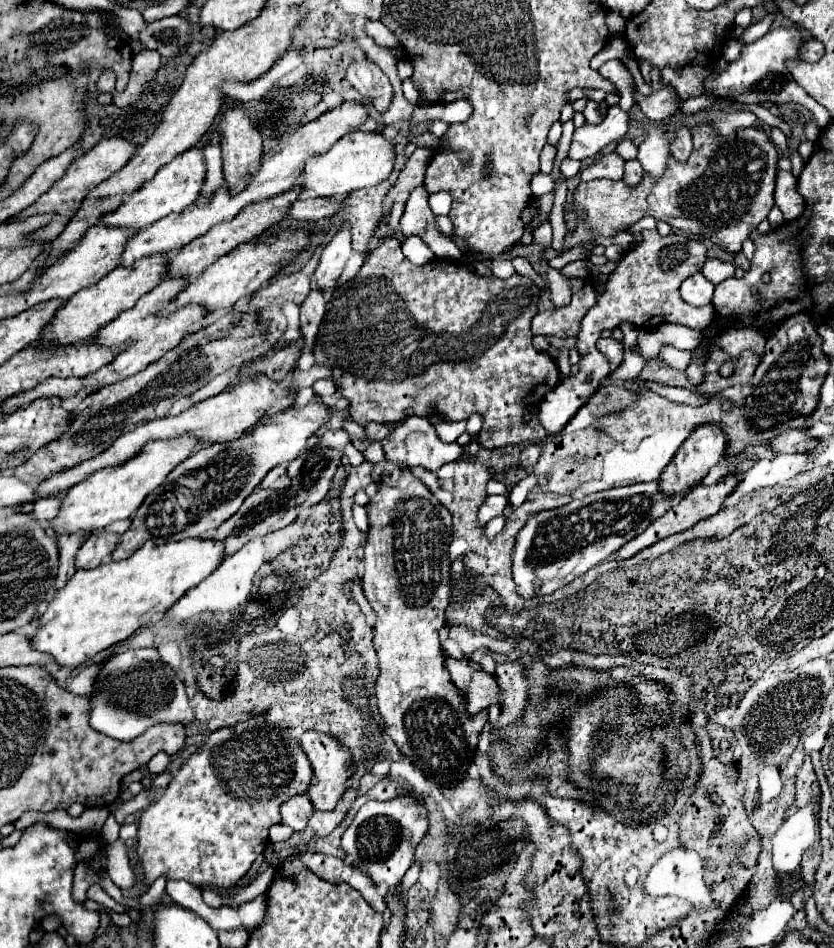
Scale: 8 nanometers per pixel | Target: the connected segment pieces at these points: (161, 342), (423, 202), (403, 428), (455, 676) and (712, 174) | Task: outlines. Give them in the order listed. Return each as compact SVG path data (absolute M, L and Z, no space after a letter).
M164 278L160 282L160 286L156 286L152 292L144 294L138 304L126 312L122 312L116 320L112 320L108 326L100 328L98 336L94 342L98 344L104 344L104 346L114 346L114 344L122 344L122 342L130 342L130 348L126 352L122 352L120 356L116 356L116 360L108 366L104 366L102 370L98 370L96 374L90 374L88 378L48 378L44 382L40 382L40 386L36 386L34 390L28 390L20 396L14 396L12 400L8 400L4 406L4 410L16 410L16 408L22 408L26 406L28 402L36 400L36 398L52 398L52 396L58 396L58 398L70 398L70 396L76 396L80 390L84 388L92 388L92 390L100 390L108 384L114 384L122 378L128 378L128 376L134 376L138 374L140 370L144 370L148 364L156 362L158 358L164 356L164 352L176 348L182 338L190 336L192 332L196 332L198 328L202 328L202 322L206 318L206 312L204 312L204 306L200 304L188 304L188 306L182 306L178 308L176 312L168 314L168 316L158 316L160 310L166 308L168 302L172 302L172 298L176 298L176 294L180 294L180 290L184 290L188 286L188 280L186 278Z
M418 186L410 192L410 200L406 202L404 216L400 220L400 230L406 238L420 236L438 256L450 260L458 260L462 256L458 246L448 236L442 236L436 228L436 216L428 206L428 192L424 186Z
M410 416L406 420L400 422L398 428L394 428L394 434L386 440L382 440L382 450L386 454L386 460L404 466L404 468L416 468L422 466L430 472L436 472L438 468L442 468L448 462L454 462L458 458L464 456L464 446L460 446L458 442L454 444L444 444L438 436L434 426L426 420L426 418L418 418L418 416Z
M446 658L444 664L450 672L452 684L462 690L470 714L478 714L490 704L500 702L500 688L494 676L482 670L474 670L472 664L464 664L462 660L456 658Z
M698 122L692 126L692 140L694 148L686 162L676 162L674 158L668 160L668 170L664 170L664 178L660 182L652 182L648 174L644 174L640 186L628 186L624 180L592 180L592 182L580 182L578 190L574 192L574 204L572 208L576 212L586 210L586 222L578 218L578 228L574 232L566 234L564 246L574 248L576 244L584 240L594 240L600 236L614 236L616 230L628 228L634 222L638 222L644 216L652 216L656 220L662 220L670 224L676 230L684 230L688 234L704 236L708 242L722 246L726 252L740 252L742 242L750 236L750 232L768 218L770 208L774 206L774 186L776 186L776 164L778 164L778 152L766 132L762 128L748 128L748 130L736 130L728 134L728 138L712 138L712 126L708 122Z

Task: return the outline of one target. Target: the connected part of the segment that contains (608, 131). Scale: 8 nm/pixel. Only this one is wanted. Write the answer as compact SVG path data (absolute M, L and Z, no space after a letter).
M618 104L610 106L602 124L594 126L594 128L590 128L590 124L576 128L568 158L586 160L586 158L596 156L610 142L620 142L626 136L630 122L632 122L630 112L624 112Z

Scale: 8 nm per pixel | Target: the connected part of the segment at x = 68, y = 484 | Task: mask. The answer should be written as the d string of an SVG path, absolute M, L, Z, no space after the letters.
M256 374L256 378L240 378L240 382L236 386L232 386L230 390L224 390L218 396L212 396L204 402L198 402L194 408L190 408L178 416L164 416L164 418L152 420L144 426L138 426L132 432L122 434L106 452L98 454L96 458L90 458L90 460L86 460L86 462L82 462L70 470L64 470L64 472L50 476L48 480L44 480L40 484L38 496L54 496L66 488L72 488L76 482L88 478L90 474L94 474L106 466L118 466L118 464L134 458L140 452L140 448L150 440L170 440L170 438L176 438L180 434L186 434L186 432L198 436L202 442L236 440L236 438L240 438L240 434L246 428L254 426L262 416L286 410L292 404L294 394L296 394L296 390L290 390L286 384L280 384L280 382L272 382L272 378L264 378L264 374Z

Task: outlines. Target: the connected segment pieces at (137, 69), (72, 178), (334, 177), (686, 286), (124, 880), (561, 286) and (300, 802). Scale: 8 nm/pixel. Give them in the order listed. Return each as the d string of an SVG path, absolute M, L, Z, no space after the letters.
M142 50L134 56L132 60L132 80L128 82L128 88L124 92L116 92L112 104L116 104L118 108L126 108L134 102L138 102L138 98L146 92L148 82L156 76L156 72L160 70L160 56L156 50Z
M106 138L106 140L102 140L92 150L88 150L84 156L80 156L68 168L68 172L46 194L42 194L30 208L26 208L22 214L18 214L12 220L26 220L28 216L36 216L36 214L58 214L58 216L52 218L52 222L48 226L44 226L42 230L38 230L34 234L36 238L52 242L64 230L64 226L70 222L70 218L76 214L76 210L82 206L82 200L86 198L86 194L92 188L96 188L100 182L108 180L114 172L122 170L128 164L128 160L134 156L134 152L136 152L136 144L134 142L126 142L126 138Z
M382 130L372 132L352 132L350 136L344 136L340 142L332 146L330 152L310 158L306 162L304 174L298 178L298 184L302 184L304 192L302 198L308 196L348 196L350 192L366 186L376 186L384 182L390 172L394 170L396 154L394 154L396 142L390 142L382 136Z
M702 272L686 278L682 282L682 288L680 288L680 294L682 294L682 300L692 304L692 306L706 306L712 302L712 292L714 292L714 286L710 280L706 280L706 276Z
M118 838L116 842L106 846L106 872L110 876L110 880L122 888L122 890L130 890L134 886L134 872L128 866L128 852L126 852L126 844L122 838Z
M554 270L554 274L546 274L548 280L548 292L550 292L550 300L556 308L568 306L570 304L570 280L566 276L562 276L558 270Z
M294 796L280 808L282 824L290 826L292 830L304 830L308 818L316 812L312 810L312 802L308 796Z

